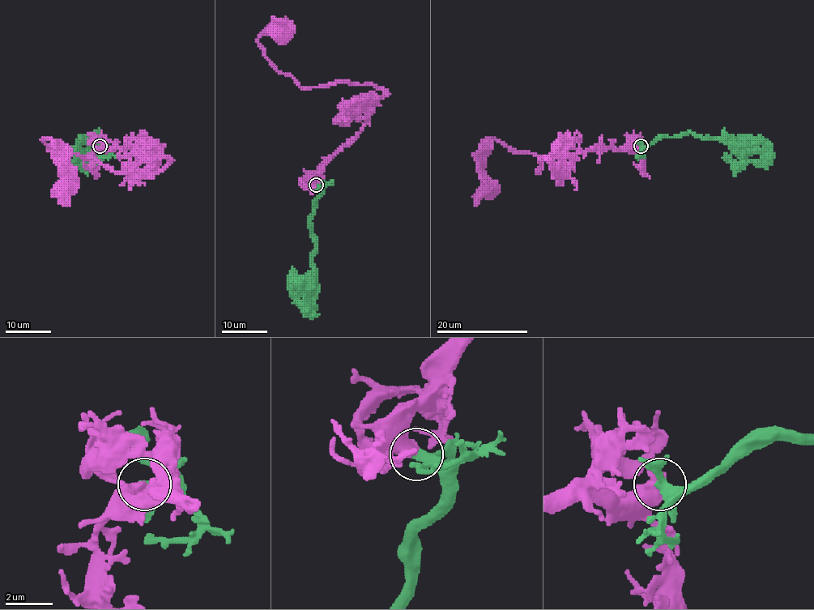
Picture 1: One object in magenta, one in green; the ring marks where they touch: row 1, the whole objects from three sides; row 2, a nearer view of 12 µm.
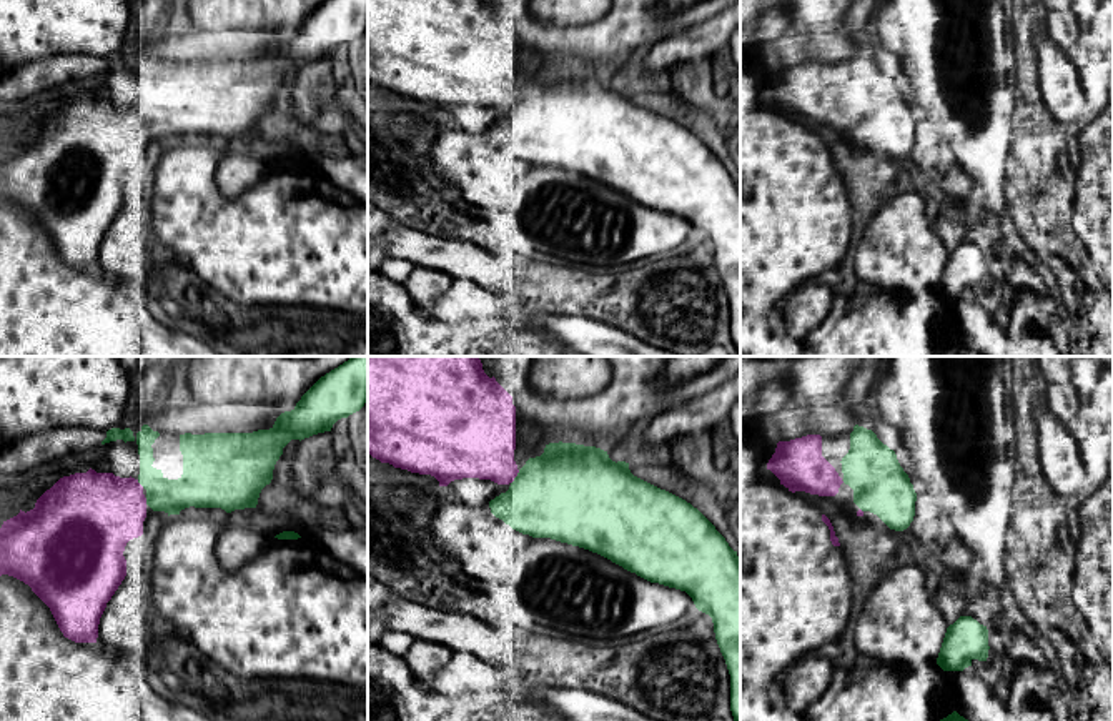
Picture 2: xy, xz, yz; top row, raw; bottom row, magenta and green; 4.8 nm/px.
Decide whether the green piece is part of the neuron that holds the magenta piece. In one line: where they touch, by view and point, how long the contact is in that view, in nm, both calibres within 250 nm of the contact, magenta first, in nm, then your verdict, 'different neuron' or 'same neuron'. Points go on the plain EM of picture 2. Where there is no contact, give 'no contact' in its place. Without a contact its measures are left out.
meets magenta in xz at (516, 102); contact 80 nm long; 360 nm thick on the magenta side, 440 nm on the other; same neuron

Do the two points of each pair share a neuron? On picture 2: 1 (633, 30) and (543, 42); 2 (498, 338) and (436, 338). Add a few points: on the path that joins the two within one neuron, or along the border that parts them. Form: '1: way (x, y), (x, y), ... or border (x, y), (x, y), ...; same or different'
1: way (611, 42), (564, 42); same
2: way (483, 338), (451, 338); same

